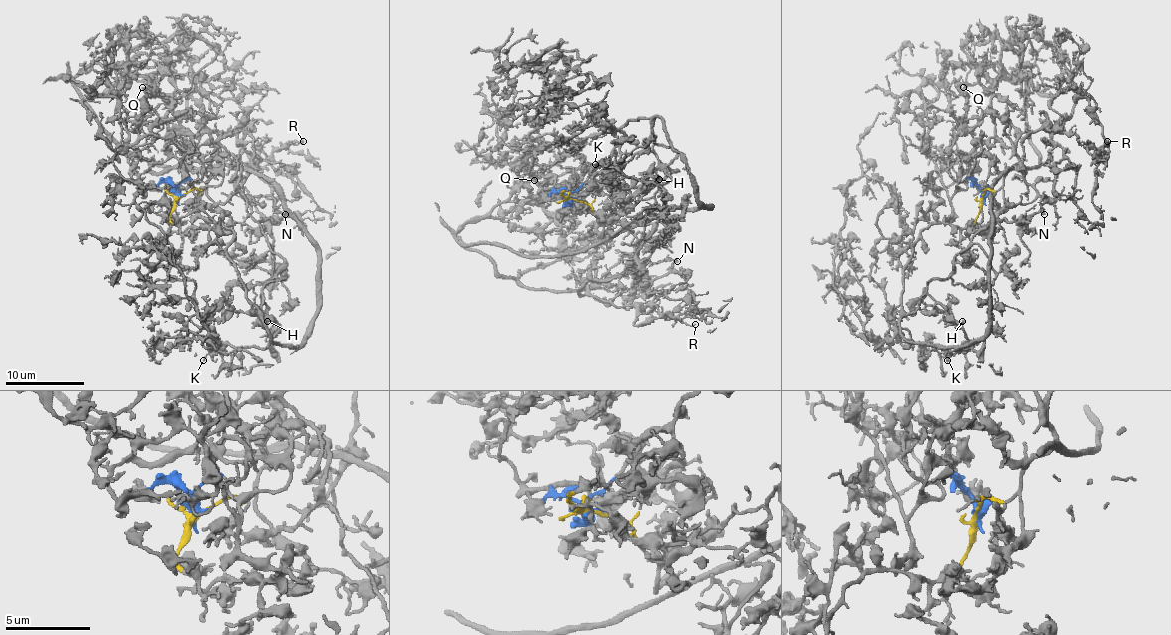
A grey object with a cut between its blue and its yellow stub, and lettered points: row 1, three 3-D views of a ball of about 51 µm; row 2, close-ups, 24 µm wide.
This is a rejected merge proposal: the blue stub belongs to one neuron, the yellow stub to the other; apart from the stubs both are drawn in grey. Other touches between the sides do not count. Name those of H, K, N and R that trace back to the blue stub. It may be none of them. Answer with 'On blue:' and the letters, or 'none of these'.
On blue: H, K

